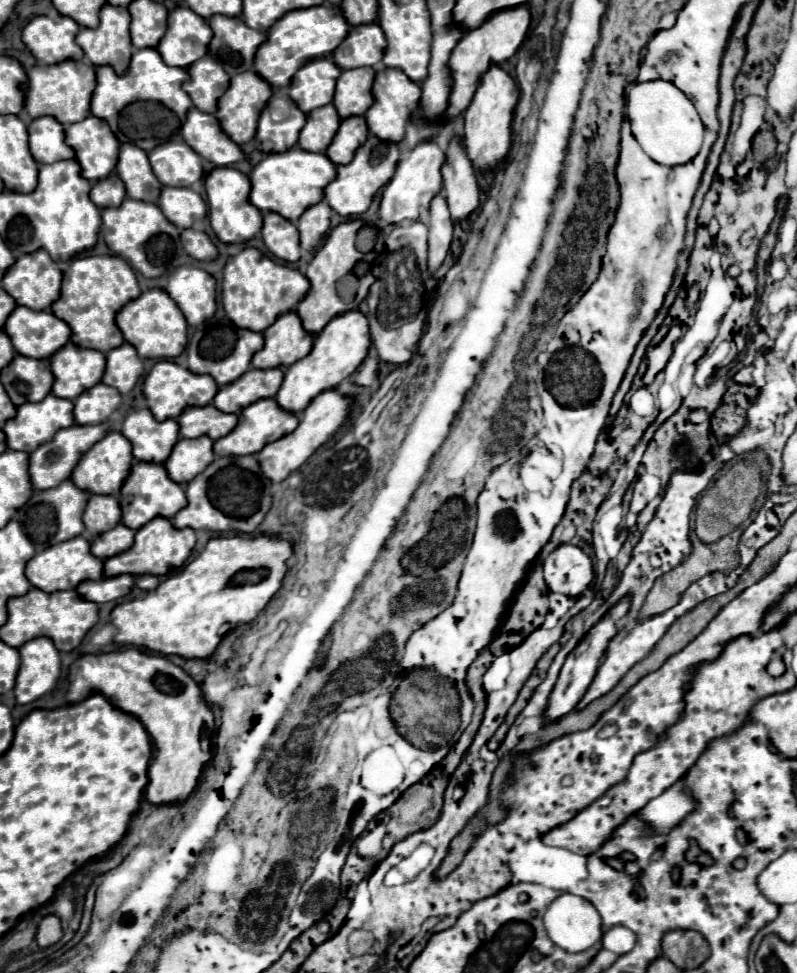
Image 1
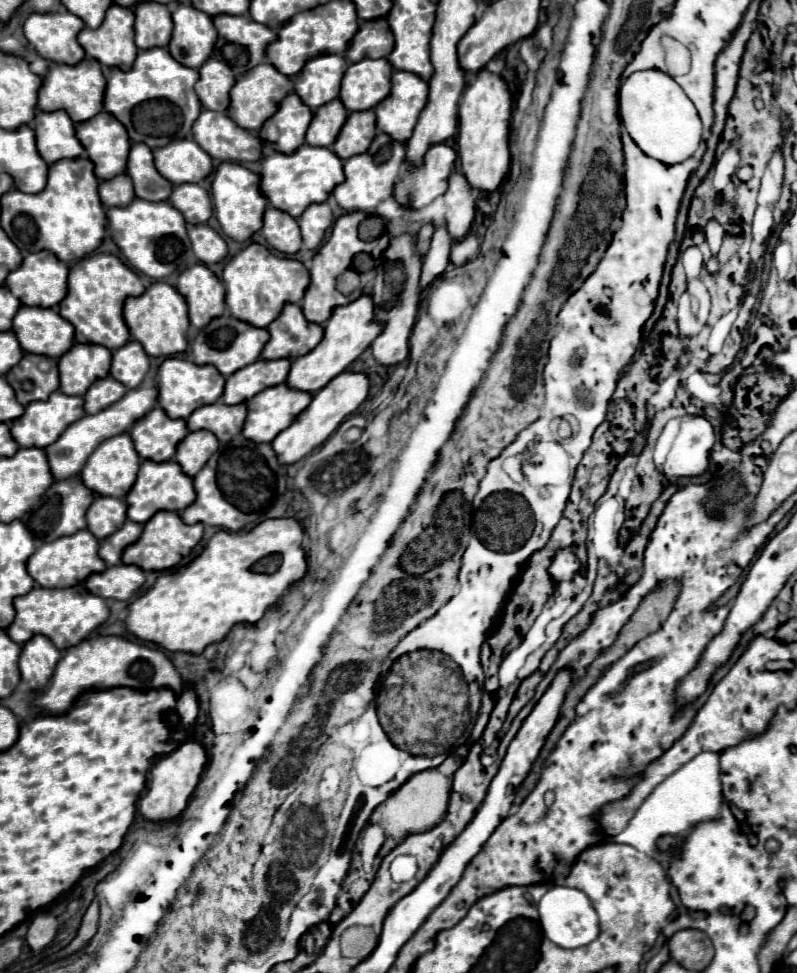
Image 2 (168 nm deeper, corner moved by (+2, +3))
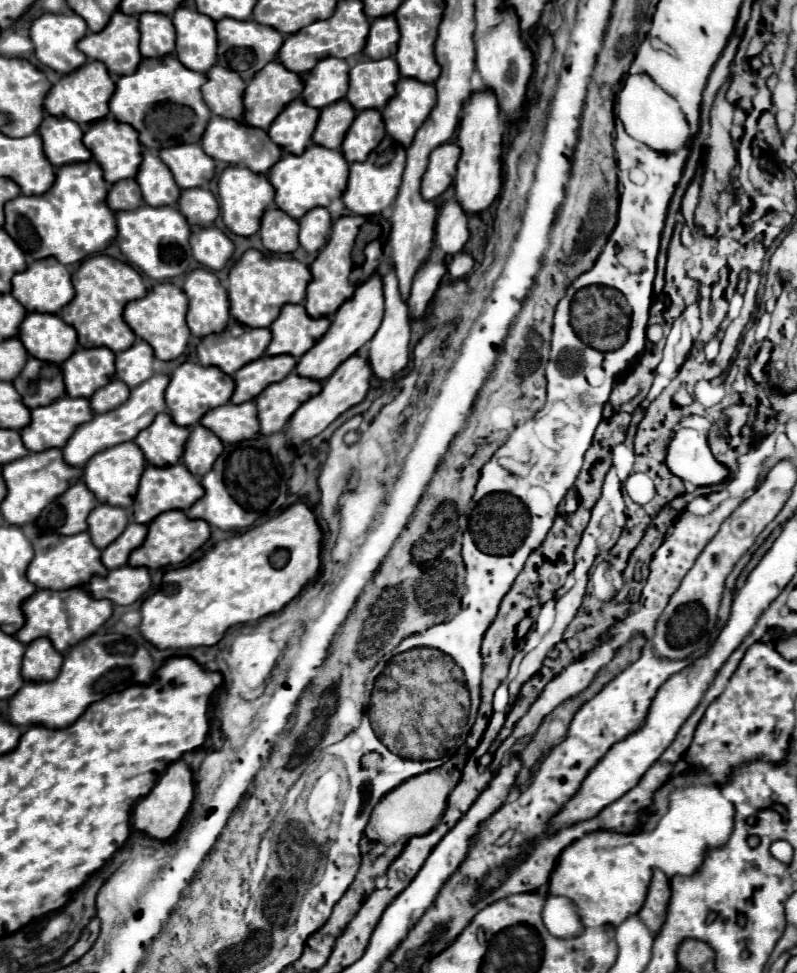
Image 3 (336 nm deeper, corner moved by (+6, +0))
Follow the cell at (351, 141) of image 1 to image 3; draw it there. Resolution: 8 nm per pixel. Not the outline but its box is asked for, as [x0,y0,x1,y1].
[340,110,384,162]

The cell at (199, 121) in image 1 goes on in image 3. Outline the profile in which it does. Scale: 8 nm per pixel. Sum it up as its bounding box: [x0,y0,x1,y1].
[202,116,282,174]

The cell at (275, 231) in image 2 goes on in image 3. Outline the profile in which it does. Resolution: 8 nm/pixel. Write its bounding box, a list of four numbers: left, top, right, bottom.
[262,208,298,254]

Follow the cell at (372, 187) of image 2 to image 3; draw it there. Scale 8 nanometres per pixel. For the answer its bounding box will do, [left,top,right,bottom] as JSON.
[342,136,406,216]

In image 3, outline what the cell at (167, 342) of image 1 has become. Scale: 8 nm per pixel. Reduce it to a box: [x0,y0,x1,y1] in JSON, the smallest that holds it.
[124,282,190,360]

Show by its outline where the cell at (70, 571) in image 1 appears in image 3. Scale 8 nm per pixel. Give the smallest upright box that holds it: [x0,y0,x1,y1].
[26,532,106,590]

